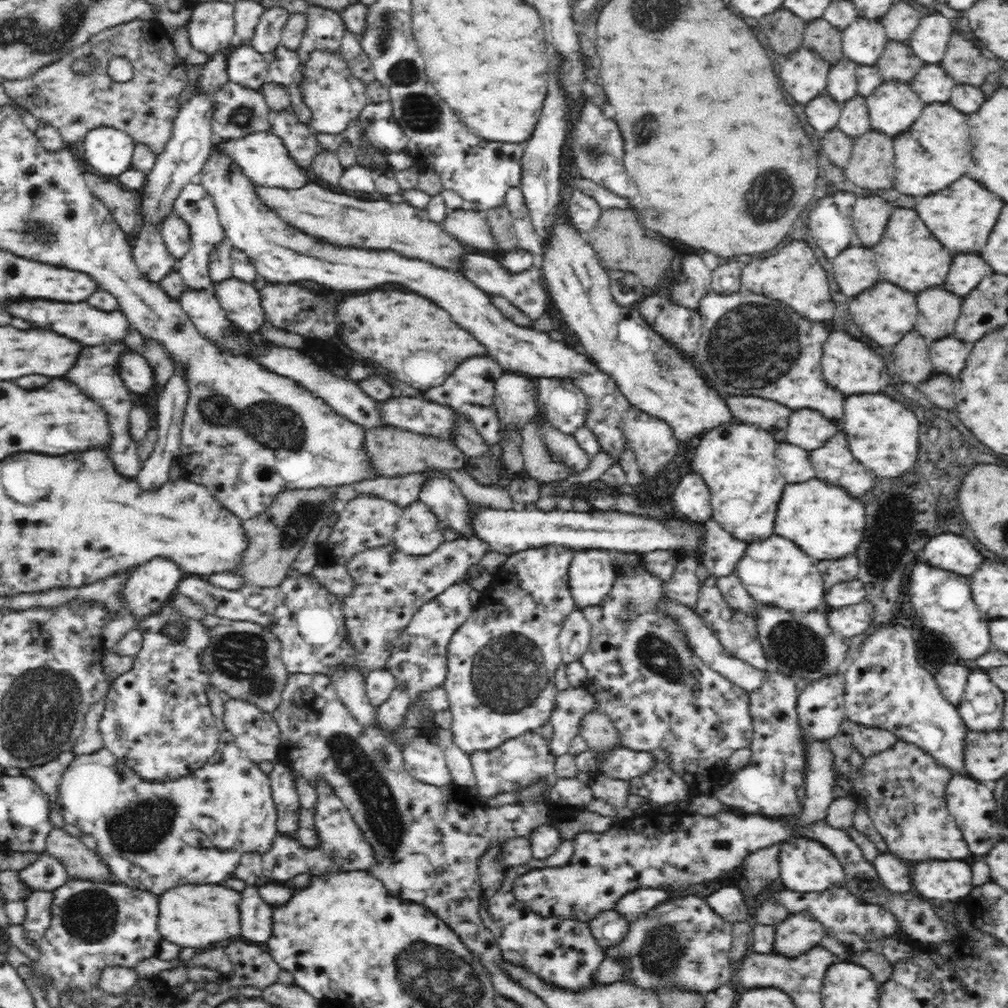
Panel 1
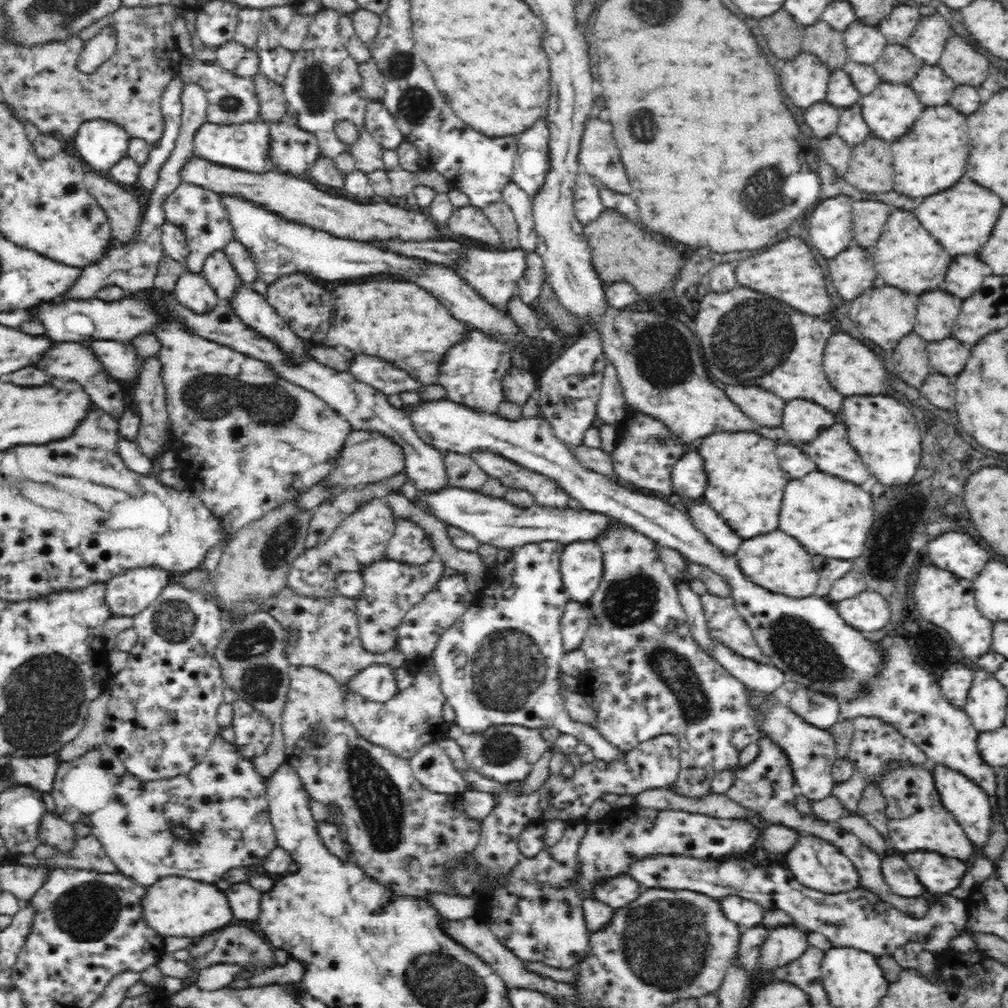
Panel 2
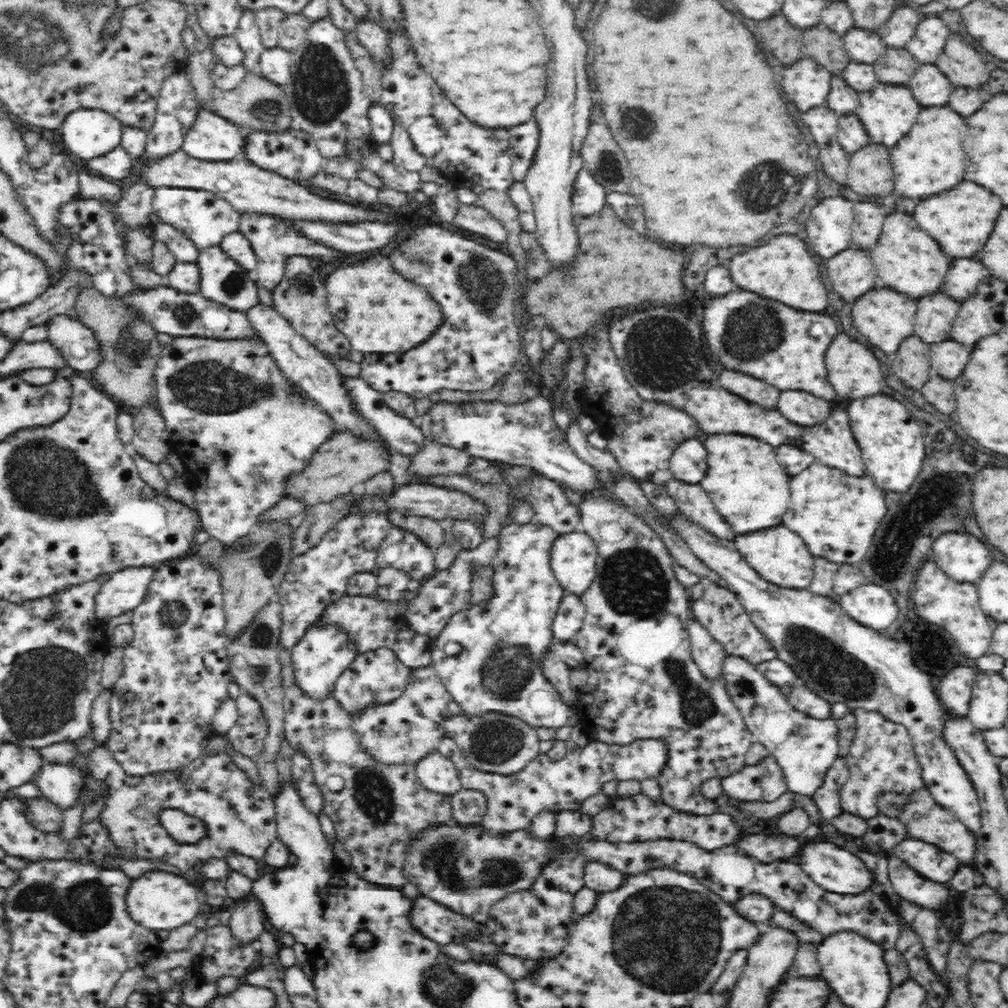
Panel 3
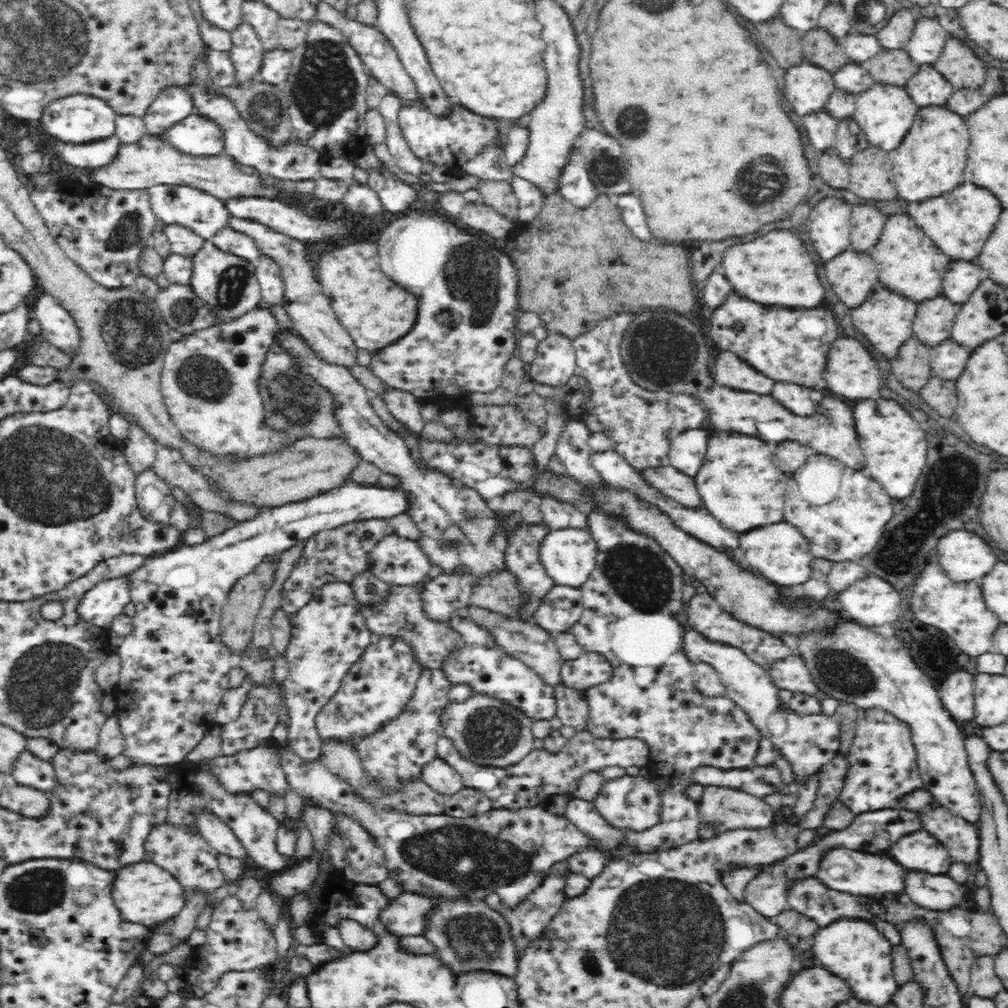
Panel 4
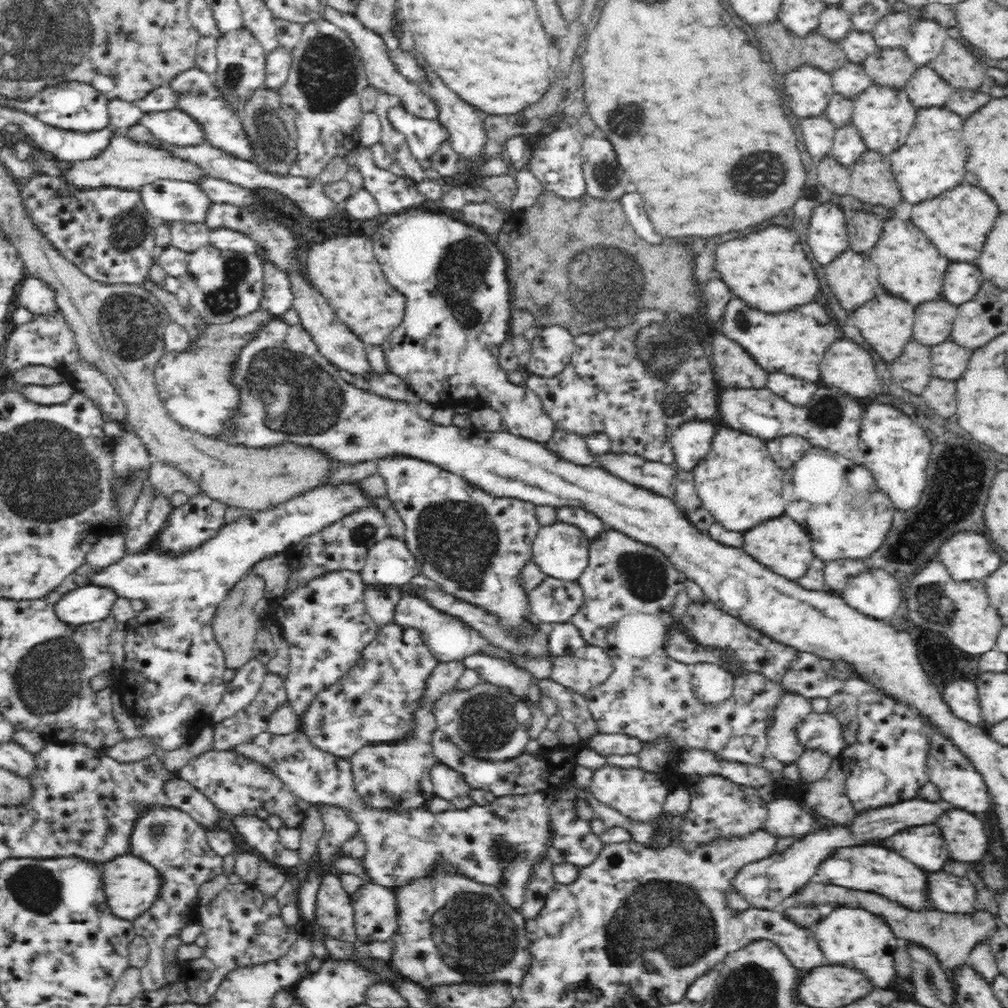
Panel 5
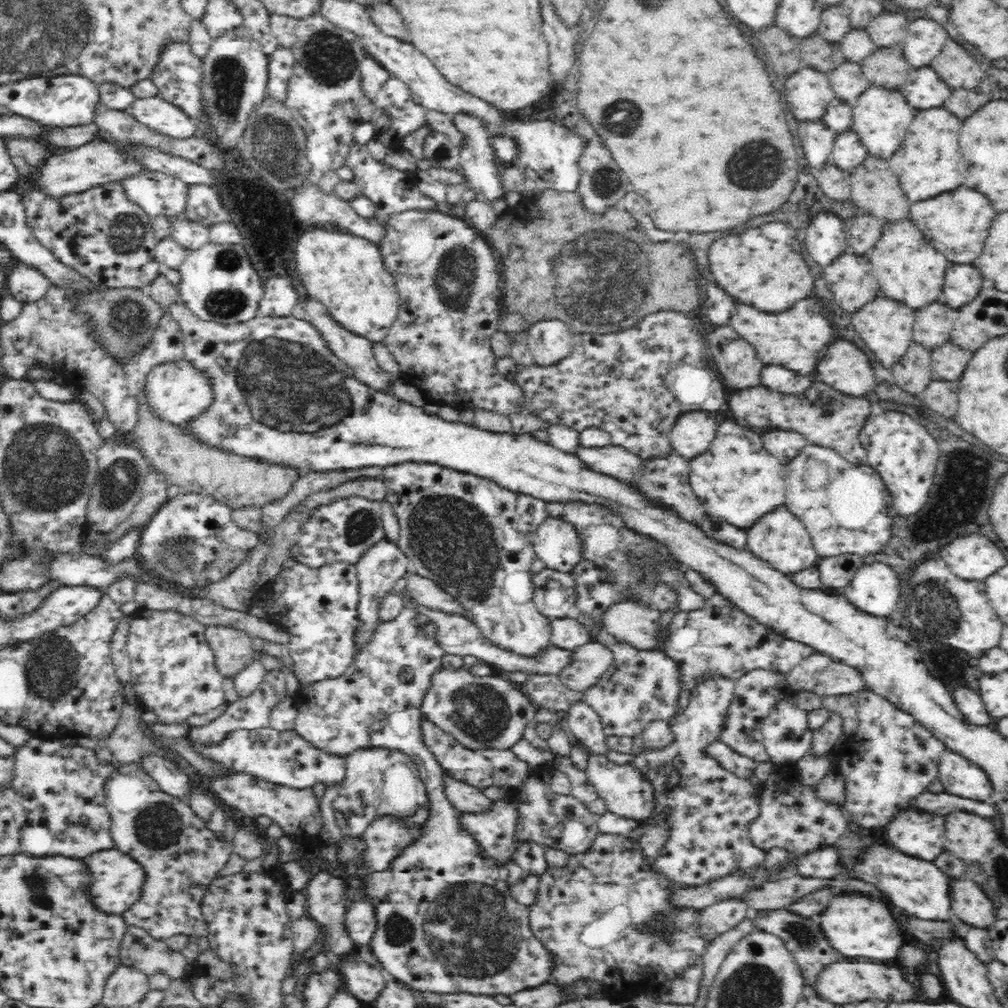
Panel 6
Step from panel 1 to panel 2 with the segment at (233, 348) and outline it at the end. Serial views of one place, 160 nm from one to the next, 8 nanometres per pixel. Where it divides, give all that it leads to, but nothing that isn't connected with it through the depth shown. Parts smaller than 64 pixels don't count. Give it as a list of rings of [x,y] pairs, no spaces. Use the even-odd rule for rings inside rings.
[[[185,268],[178,278],[173,293],[184,306],[199,313],[216,306],[216,295],[201,272],[192,272]]]

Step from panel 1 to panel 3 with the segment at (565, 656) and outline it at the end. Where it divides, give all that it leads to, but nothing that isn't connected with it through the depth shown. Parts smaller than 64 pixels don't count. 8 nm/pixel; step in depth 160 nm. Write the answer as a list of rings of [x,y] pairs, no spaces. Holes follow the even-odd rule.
[[[566,592],[558,603],[550,625],[554,640],[572,640],[576,632],[582,628],[586,613],[582,599],[574,593]]]

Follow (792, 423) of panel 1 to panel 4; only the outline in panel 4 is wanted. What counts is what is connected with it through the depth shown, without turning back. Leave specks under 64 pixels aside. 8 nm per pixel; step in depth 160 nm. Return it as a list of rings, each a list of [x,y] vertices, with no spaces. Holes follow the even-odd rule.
[[[776,382],[772,388],[772,396],[780,400],[780,404],[784,404],[790,412],[800,414],[800,416],[812,414],[816,404],[822,400],[820,390],[792,384],[792,382]]]

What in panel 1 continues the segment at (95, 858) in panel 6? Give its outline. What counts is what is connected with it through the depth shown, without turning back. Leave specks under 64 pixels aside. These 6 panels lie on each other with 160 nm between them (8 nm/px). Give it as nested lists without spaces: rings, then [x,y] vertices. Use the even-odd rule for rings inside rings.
[[[179,884],[158,895],[158,931],[179,948],[204,950],[241,939],[238,924],[238,892],[220,884]]]

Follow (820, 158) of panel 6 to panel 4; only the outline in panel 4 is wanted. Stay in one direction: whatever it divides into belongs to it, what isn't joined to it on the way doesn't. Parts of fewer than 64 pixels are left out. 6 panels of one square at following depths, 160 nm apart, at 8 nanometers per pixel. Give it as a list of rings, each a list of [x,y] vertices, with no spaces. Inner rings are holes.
[[[825,111],[802,118],[802,126],[806,130],[808,142],[818,152],[827,151],[829,148],[835,146],[838,123],[838,120],[832,118]]]

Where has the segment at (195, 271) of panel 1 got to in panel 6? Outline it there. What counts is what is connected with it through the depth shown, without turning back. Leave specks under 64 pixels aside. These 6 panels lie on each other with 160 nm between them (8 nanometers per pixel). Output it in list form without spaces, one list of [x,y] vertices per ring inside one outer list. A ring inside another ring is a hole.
[[[142,169],[119,180],[124,196],[150,218],[183,216],[187,183],[160,171]]]

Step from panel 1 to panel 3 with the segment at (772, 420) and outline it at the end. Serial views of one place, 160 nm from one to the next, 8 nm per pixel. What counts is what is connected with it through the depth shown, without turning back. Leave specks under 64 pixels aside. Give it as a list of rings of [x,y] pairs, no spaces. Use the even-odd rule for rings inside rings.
[[[722,370],[718,376],[720,384],[724,388],[728,388],[730,392],[744,396],[746,400],[758,402],[766,408],[776,408],[776,400],[780,390],[774,388],[772,384],[766,384],[764,380],[758,380],[746,372],[738,372],[738,370]]]

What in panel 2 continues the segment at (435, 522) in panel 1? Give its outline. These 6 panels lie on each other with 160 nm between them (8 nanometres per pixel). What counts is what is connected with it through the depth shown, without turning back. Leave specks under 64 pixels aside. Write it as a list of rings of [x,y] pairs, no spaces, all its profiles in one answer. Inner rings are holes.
[[[396,520],[395,529],[387,542],[385,558],[410,567],[420,567],[436,559],[430,539],[409,520]]]

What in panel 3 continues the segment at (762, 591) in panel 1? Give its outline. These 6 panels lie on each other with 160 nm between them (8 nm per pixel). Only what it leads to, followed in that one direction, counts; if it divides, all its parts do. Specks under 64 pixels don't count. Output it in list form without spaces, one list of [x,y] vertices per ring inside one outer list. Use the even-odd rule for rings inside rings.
[[[774,526],[756,532],[736,535],[733,538],[736,548],[747,564],[756,570],[760,577],[782,588],[807,588],[814,574],[814,556],[808,552],[802,538],[788,530],[786,526]]]

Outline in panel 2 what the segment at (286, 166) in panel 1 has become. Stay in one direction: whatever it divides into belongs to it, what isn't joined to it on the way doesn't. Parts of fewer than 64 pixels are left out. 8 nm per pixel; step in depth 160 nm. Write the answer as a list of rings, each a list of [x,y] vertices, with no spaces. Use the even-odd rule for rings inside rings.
[[[204,121],[193,134],[193,154],[201,159],[224,166],[248,171],[272,171],[273,164],[267,159],[269,125],[265,121],[220,124]]]

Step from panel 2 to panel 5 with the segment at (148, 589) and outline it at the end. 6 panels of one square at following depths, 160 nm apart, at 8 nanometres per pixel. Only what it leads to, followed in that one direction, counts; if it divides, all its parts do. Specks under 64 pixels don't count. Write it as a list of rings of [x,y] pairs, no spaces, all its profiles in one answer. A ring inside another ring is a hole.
[[[86,585],[70,589],[53,604],[54,616],[69,626],[107,617],[117,594],[109,588]]]

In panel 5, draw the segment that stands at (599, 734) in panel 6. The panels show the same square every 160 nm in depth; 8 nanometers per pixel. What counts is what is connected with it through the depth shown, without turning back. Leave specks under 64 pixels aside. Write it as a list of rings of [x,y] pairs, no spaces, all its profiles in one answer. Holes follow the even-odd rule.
[[[549,677],[537,679],[535,683],[540,693],[550,695],[550,698],[554,699],[560,714],[575,726],[583,741],[599,733],[596,719],[590,713],[585,695],[564,688]]]

